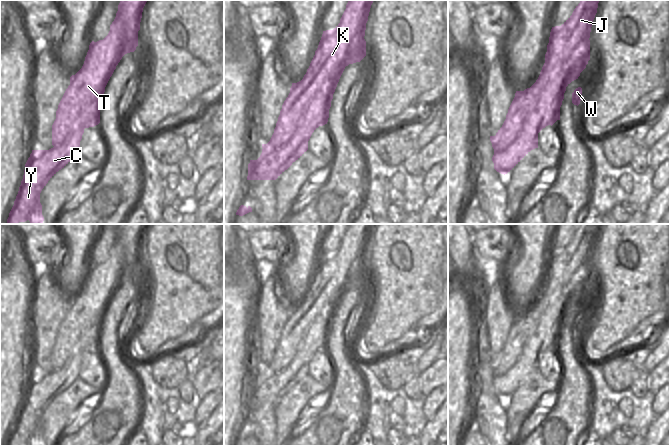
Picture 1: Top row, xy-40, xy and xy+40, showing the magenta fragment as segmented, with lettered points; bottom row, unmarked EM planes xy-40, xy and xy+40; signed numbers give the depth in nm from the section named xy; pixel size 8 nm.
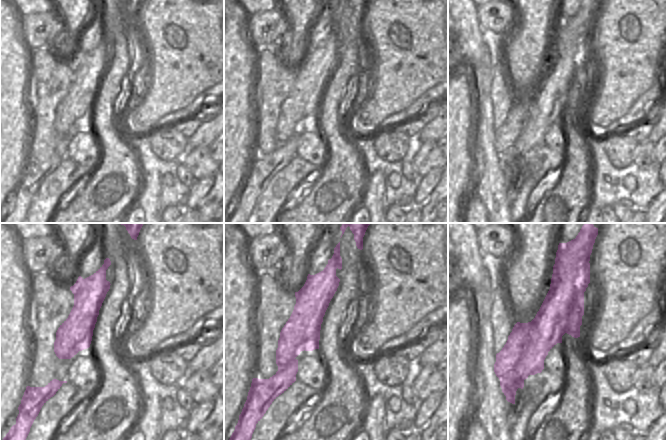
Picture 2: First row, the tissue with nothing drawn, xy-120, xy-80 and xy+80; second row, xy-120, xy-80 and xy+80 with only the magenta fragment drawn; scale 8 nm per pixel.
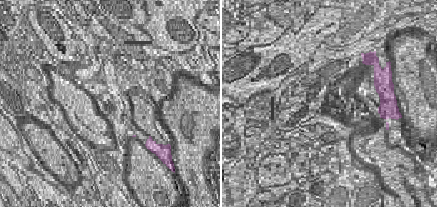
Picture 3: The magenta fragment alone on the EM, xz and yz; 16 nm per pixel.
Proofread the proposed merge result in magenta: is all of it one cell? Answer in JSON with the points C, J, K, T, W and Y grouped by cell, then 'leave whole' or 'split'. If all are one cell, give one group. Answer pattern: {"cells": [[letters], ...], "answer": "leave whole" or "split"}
{"cells": [["C", "W", "Y"], ["J", "K", "T"]], "answer": "split"}

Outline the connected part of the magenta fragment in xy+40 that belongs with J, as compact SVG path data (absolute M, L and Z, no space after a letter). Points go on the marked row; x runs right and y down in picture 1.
M581 0L572 15L561 26L552 27L547 52L545 54L545 63L538 79L530 88L524 91L516 91L502 127L495 136L490 136L494 152L503 152L518 138L528 115L536 105L538 97L544 91L548 81L561 80L564 77L568 69L567 66L563 65L566 59L582 41L590 38L591 27L597 13L599 1L600 0Z

